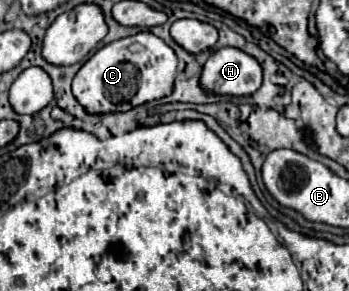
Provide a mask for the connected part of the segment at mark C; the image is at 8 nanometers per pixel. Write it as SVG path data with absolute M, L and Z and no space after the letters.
M140 31L132 37L112 41L98 49L76 73L72 93L88 113L128 111L136 105L170 95L178 57L164 39L150 31Z

